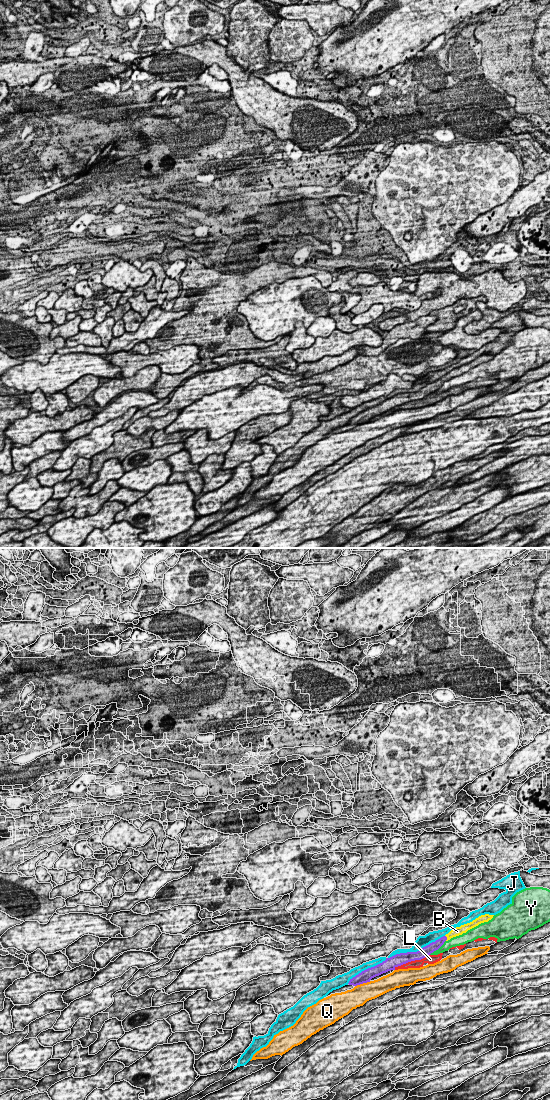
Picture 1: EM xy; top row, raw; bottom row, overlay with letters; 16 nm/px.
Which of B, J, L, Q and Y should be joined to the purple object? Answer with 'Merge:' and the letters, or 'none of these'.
Merge: B

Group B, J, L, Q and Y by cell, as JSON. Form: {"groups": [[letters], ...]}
{"groups": [["B"], ["J"], ["L"], ["Q"], ["Y"]]}

